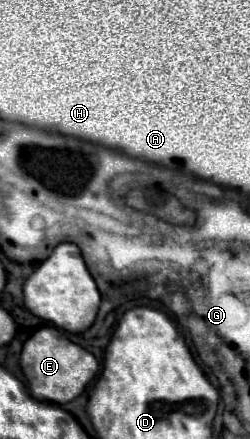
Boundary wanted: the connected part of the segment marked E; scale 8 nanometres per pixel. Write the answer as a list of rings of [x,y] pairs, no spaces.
[[[53,326],[39,328],[25,344],[21,352],[21,370],[29,382],[29,390],[33,398],[43,400],[43,402],[55,402],[55,404],[67,404],[73,398],[77,398],[83,388],[93,380],[97,374],[99,362],[91,352],[85,348],[73,344],[67,340],[61,330]]]

